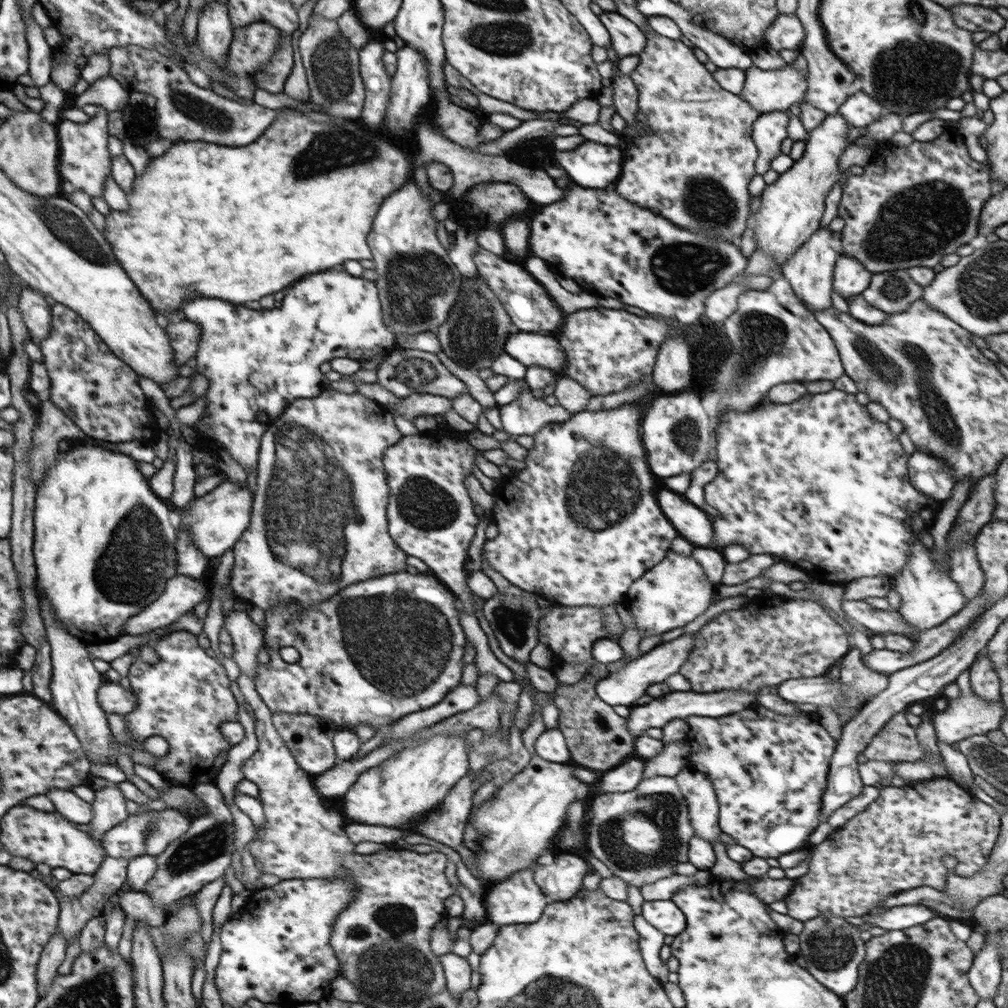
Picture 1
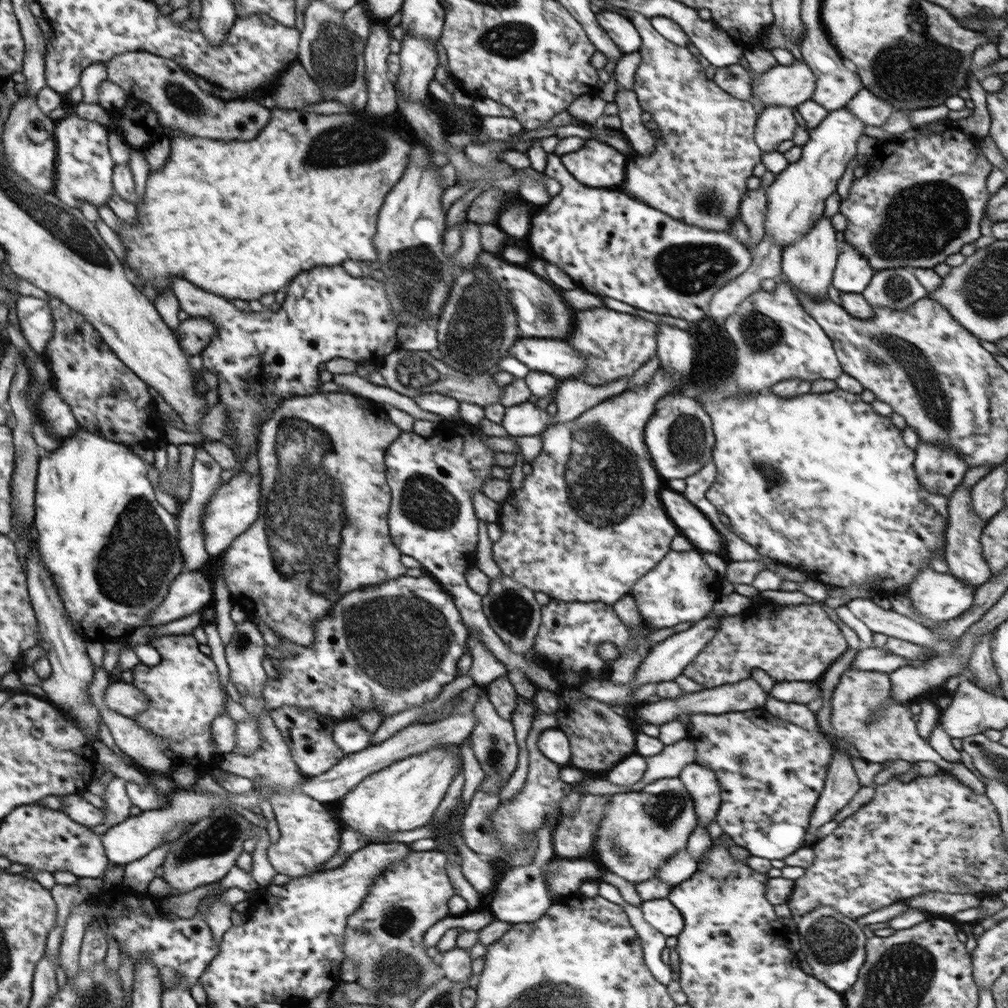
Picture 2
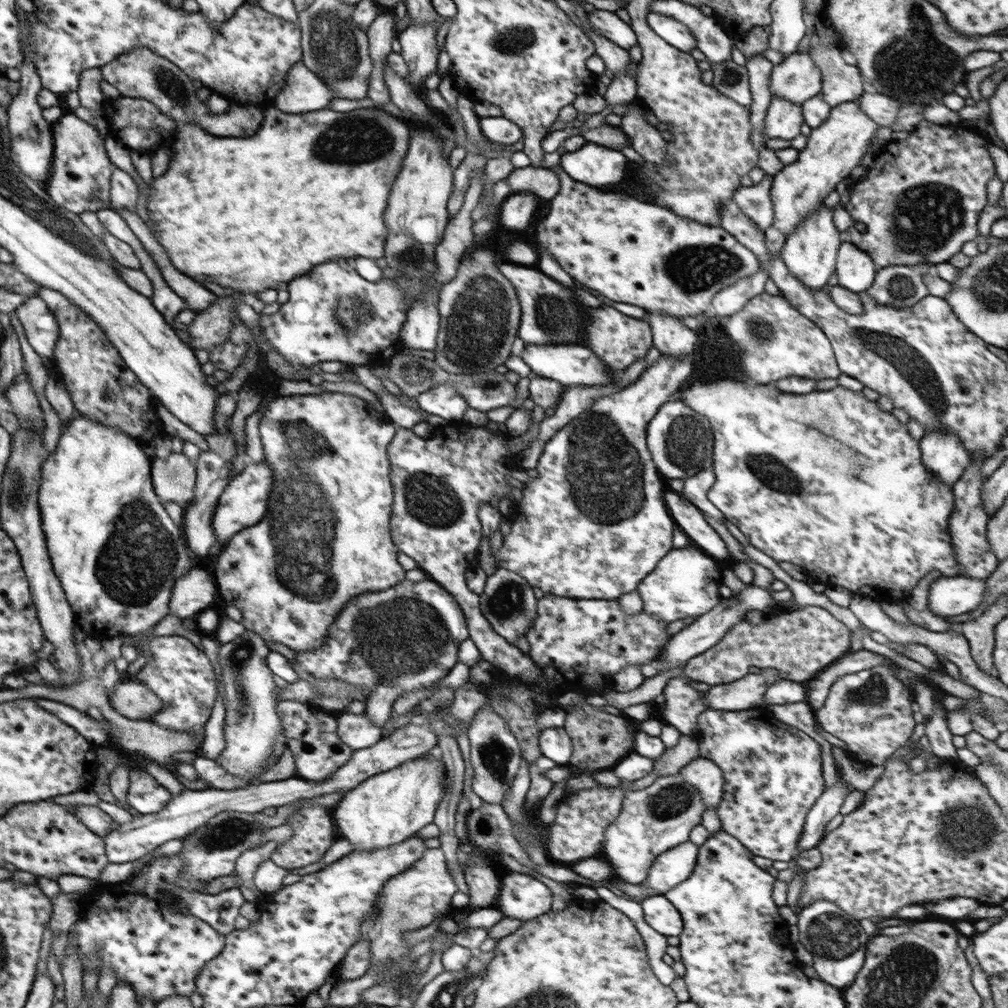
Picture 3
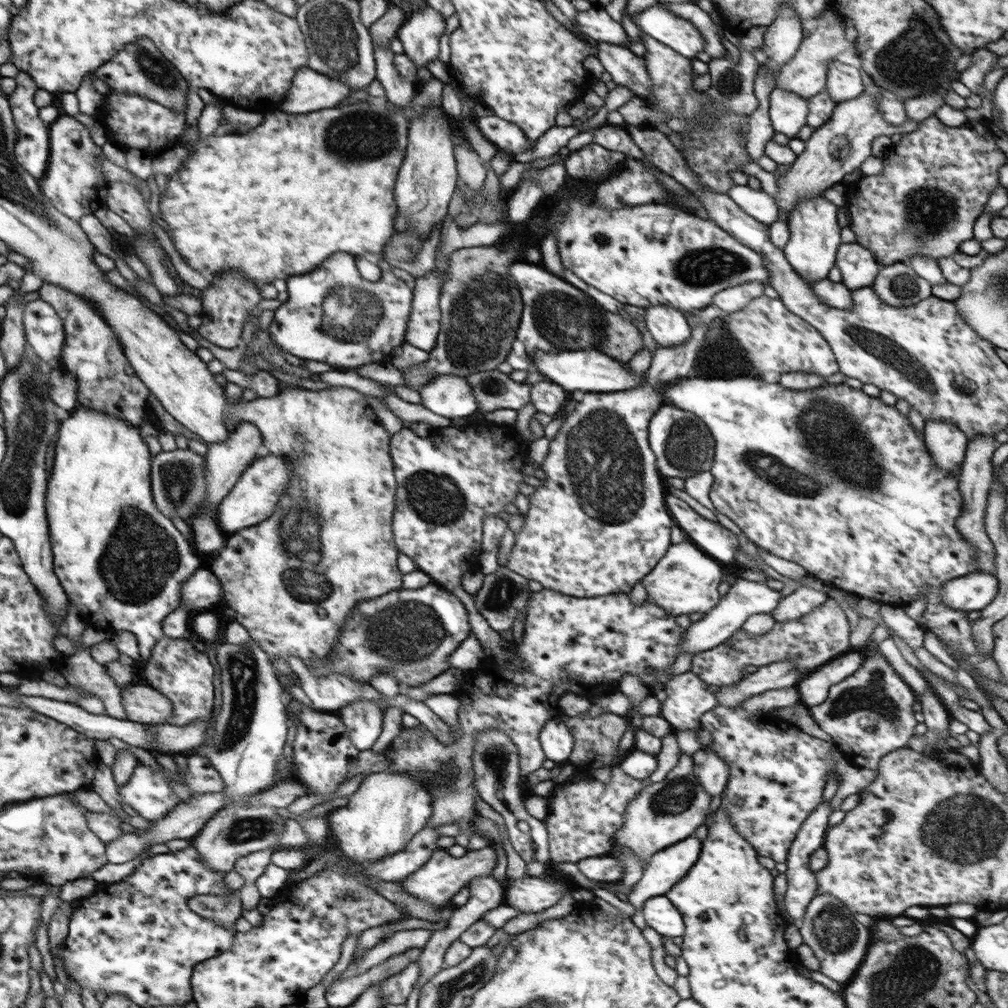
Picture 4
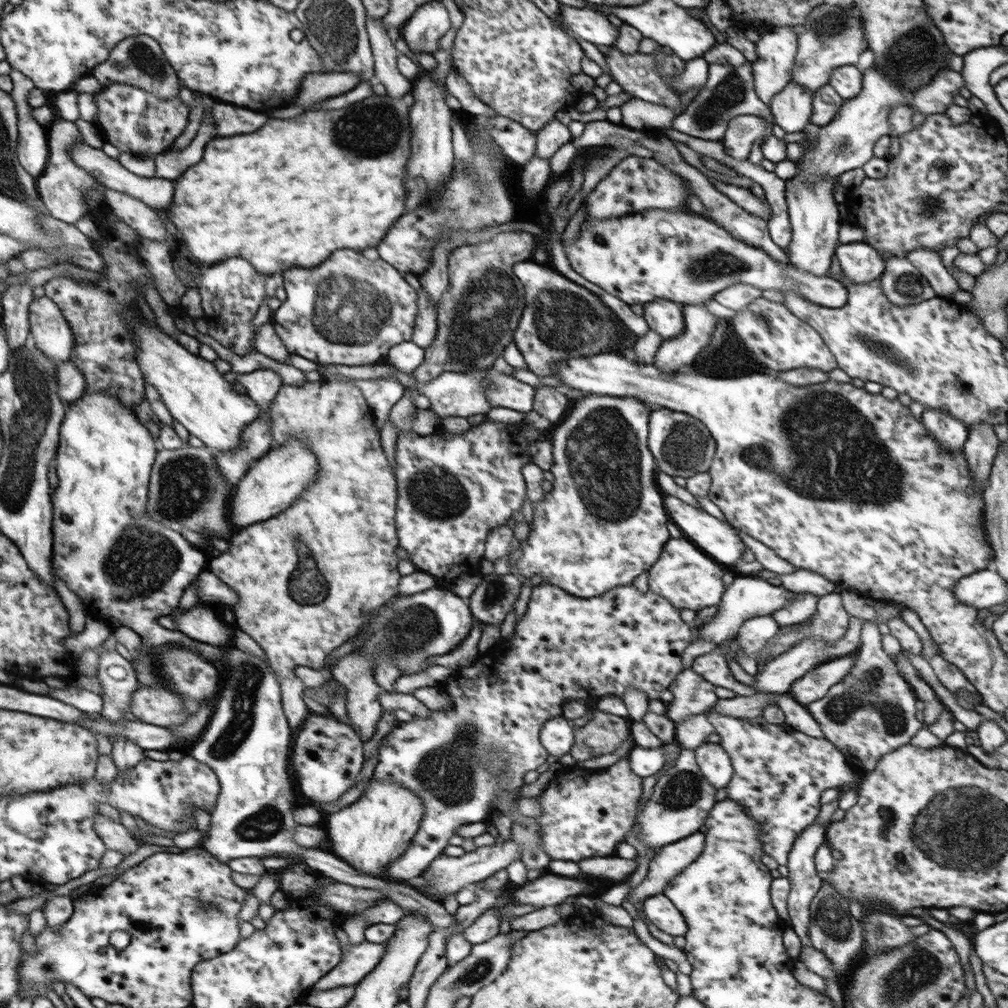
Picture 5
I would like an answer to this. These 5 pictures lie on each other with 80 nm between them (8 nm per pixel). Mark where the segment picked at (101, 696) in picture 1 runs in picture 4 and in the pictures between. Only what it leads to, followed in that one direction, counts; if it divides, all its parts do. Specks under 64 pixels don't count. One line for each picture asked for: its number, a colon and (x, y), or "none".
2: (125, 698)
3: (132, 699)
4: (142, 703)

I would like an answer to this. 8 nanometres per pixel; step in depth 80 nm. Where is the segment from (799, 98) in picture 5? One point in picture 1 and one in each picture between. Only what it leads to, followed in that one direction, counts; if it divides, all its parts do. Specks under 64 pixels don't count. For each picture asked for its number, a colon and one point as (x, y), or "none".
1: (768, 131)
2: (775, 124)
3: (784, 119)
4: (788, 113)

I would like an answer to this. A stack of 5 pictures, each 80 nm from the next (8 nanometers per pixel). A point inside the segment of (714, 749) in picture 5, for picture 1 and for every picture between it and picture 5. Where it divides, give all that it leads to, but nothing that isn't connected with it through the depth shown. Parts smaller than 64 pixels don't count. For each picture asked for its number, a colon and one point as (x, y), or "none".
1: (702, 802)
2: (701, 783)
3: (703, 774)
4: (712, 771)

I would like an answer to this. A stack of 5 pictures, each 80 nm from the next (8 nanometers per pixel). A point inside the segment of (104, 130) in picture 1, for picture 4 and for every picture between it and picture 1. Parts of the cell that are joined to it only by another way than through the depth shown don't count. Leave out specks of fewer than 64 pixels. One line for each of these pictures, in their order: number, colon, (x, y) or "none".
2: (84, 170)
3: (81, 174)
4: (75, 184)

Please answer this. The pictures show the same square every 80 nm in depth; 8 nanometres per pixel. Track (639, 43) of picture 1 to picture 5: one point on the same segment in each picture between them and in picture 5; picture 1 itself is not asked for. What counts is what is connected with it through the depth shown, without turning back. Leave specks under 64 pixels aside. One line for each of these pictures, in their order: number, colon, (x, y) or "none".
2: (620, 29)
3: (609, 24)
4: (596, 23)
5: (590, 24)

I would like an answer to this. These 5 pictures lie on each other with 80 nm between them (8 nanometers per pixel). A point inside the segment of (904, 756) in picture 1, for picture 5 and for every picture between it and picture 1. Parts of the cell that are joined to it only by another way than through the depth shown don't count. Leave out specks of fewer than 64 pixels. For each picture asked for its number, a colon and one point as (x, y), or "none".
2: (863, 711)
3: (870, 712)
4: (868, 714)
5: (871, 711)

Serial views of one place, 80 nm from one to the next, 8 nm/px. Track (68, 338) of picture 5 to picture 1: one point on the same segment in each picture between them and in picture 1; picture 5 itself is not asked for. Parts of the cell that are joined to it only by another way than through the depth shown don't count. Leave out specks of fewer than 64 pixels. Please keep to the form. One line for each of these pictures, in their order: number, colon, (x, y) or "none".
1: (36, 313)
2: (34, 314)
3: (41, 328)
4: (44, 329)

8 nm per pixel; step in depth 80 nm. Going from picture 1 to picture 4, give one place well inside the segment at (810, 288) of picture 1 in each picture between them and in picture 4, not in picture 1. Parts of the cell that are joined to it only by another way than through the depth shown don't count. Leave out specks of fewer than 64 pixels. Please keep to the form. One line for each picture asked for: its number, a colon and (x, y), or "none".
2: (808, 264)
3: (810, 253)
4: (814, 234)

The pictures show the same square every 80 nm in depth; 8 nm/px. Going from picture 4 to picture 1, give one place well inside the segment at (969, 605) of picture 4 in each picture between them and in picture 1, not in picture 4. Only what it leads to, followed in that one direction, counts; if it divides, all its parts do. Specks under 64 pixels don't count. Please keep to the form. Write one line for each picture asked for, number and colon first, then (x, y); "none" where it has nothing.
1: (929, 598)
2: (937, 597)
3: (947, 597)

